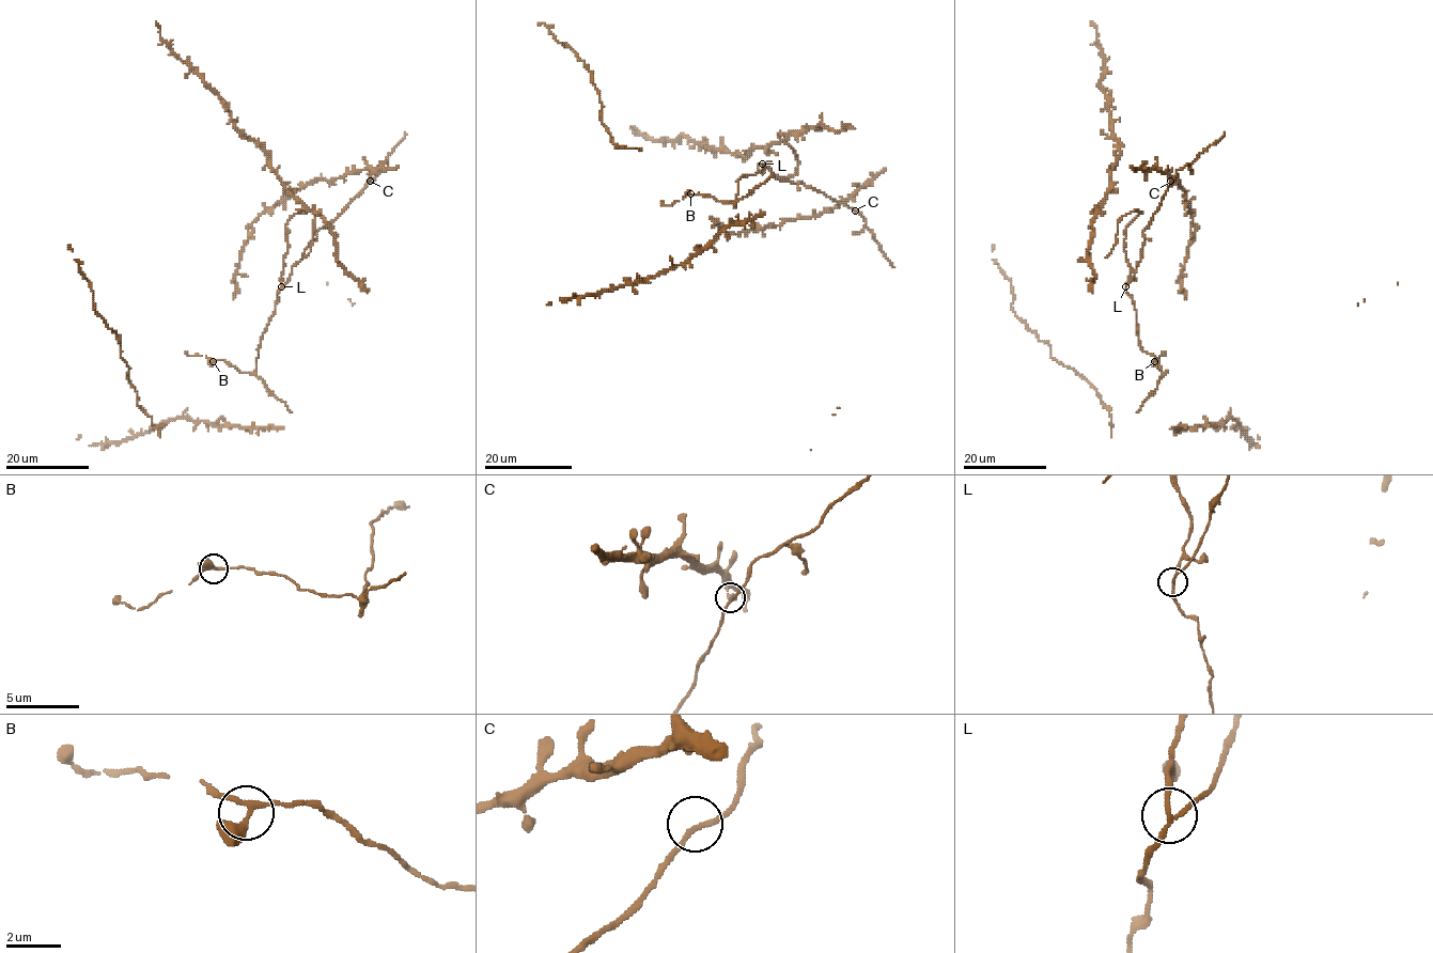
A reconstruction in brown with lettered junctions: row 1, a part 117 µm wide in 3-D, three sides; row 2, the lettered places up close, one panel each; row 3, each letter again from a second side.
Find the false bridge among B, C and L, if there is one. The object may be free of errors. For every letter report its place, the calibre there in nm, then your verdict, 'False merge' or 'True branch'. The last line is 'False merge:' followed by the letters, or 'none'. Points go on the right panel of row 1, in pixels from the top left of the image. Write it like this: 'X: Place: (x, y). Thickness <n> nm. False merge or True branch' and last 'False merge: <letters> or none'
B: Place: (1154, 361). Thickness 200 nm. True branch
C: Place: (1170, 181). Thickness 170 nm. True branch
L: Place: (1125, 286). Thickness 150 nm. False merge
False merge: L

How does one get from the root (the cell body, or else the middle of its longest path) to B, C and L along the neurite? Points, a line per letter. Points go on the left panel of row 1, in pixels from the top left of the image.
B: (295, 264), (289, 280), (277, 295), (275, 312), (258, 348), (255, 371), (242, 373), (223, 360), (213, 361)
C: (295, 264), (316, 233), (325, 229), (370, 181)
L: (295, 264), (289, 280), (281, 286)

